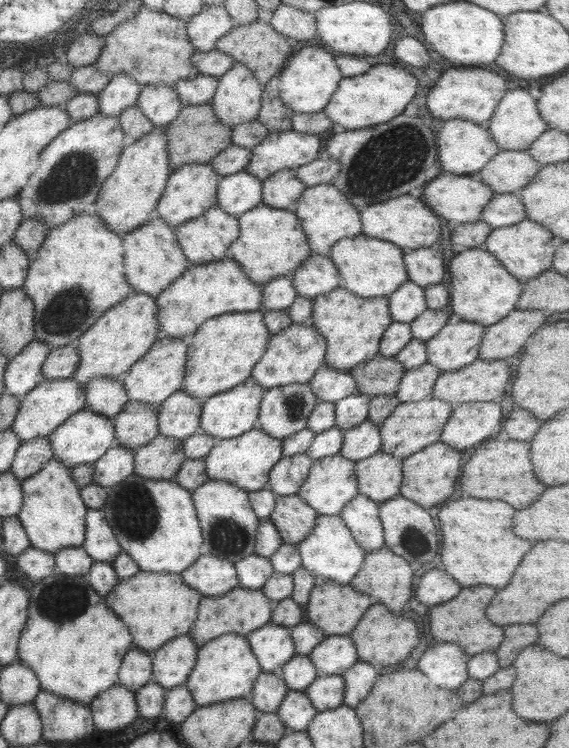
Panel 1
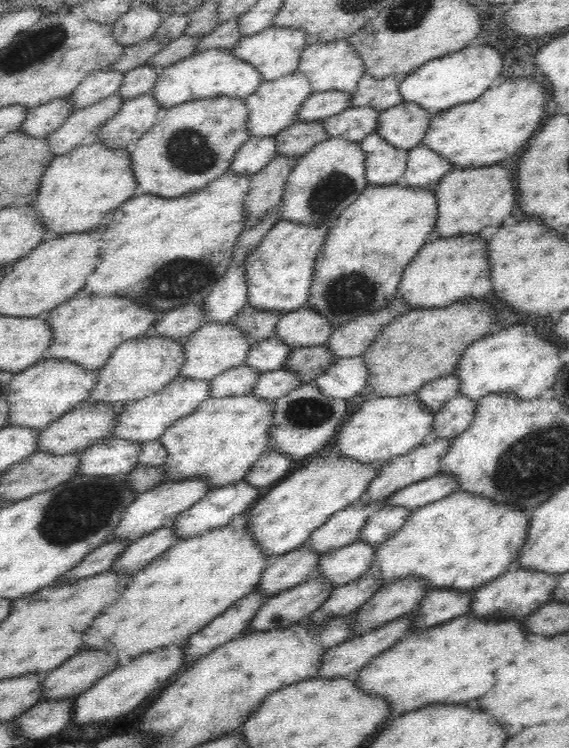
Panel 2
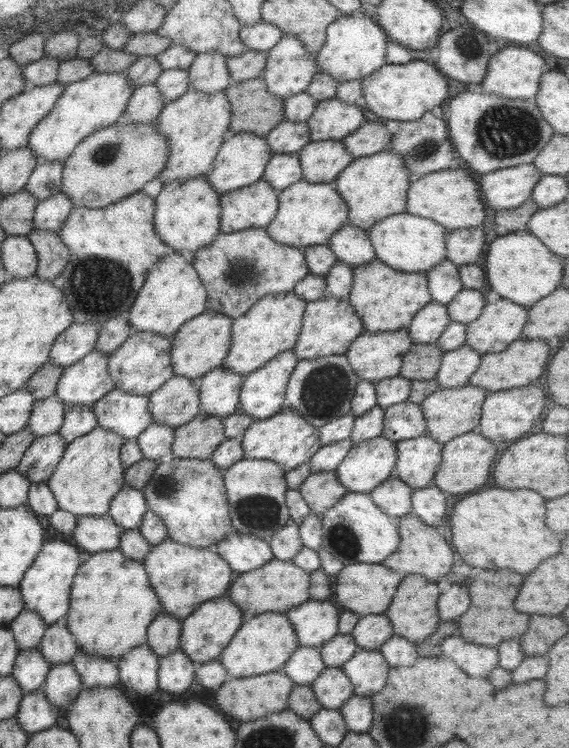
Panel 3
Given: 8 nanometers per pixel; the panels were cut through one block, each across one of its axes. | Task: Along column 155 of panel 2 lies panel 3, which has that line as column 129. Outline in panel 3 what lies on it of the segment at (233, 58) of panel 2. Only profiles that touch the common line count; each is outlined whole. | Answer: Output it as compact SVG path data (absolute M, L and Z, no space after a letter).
M121 71L92 72L80 81L70 82L51 110L29 131L27 148L38 162L63 162L85 137L121 120L131 93L133 86L129 86Z

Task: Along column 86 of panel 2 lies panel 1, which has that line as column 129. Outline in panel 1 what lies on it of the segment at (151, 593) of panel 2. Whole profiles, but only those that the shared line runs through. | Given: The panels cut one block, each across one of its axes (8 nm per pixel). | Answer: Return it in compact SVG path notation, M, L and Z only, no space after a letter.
M54 570L43 580L31 582L27 618L17 643L16 661L35 673L40 690L66 701L88 705L97 694L116 684L122 657L131 646L132 638L126 626L111 609L105 608L104 597L99 597L82 575L67 576Z

